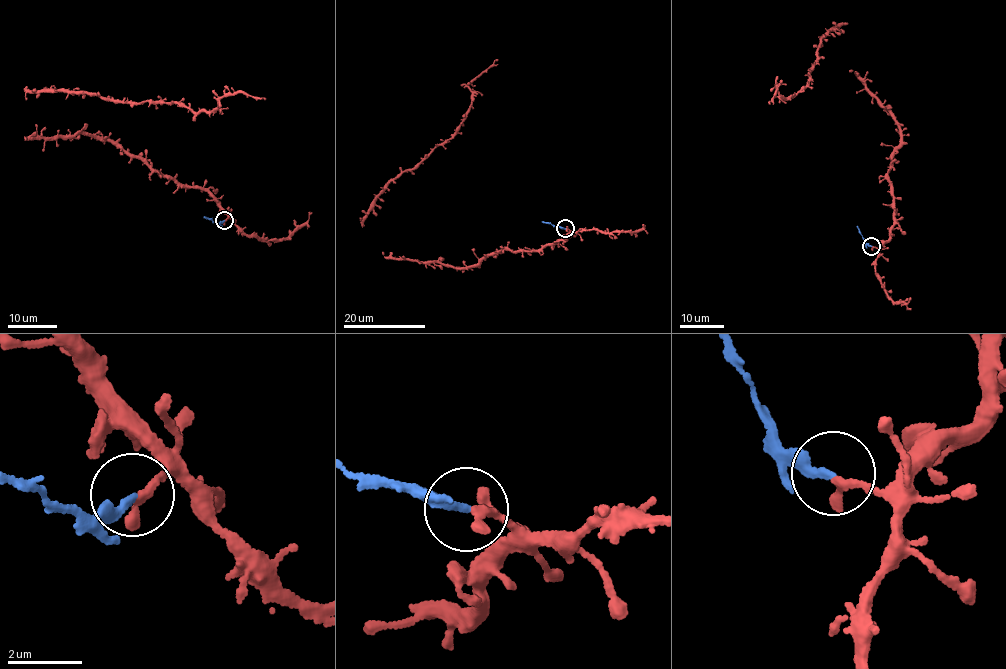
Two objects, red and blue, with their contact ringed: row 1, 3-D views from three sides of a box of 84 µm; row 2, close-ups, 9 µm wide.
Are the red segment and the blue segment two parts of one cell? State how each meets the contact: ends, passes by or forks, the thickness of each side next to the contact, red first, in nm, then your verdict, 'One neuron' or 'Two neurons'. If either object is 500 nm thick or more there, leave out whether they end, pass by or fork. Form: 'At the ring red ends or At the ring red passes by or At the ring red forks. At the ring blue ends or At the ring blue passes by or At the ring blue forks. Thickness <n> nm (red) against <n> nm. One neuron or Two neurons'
At the ring red ends. At the ring blue ends. Thickness 300 nm (red) against 200 nm. Two neurons

